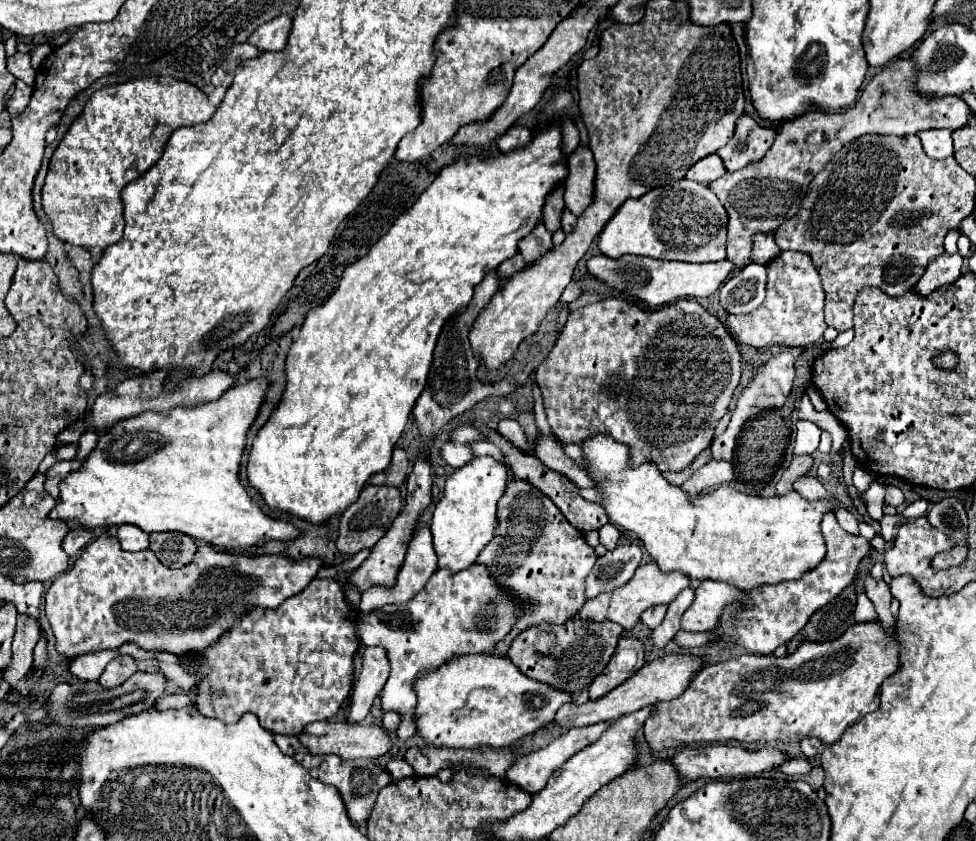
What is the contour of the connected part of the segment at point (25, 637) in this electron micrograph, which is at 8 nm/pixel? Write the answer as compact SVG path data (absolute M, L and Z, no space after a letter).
M18 614L18 626L12 644L14 656L8 668L2 672L2 680L8 682L10 686L16 686L32 666L32 650L38 642L38 634L40 634L40 622L34 616Z

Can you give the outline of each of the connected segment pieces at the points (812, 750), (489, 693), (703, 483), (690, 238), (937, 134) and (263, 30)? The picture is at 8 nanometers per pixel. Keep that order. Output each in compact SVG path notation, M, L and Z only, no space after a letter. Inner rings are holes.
M804 738L800 744L800 750L804 752L806 758L814 758L818 754L818 748L822 746L822 742L818 738Z
M468 654L468 656L452 656L440 668L420 670L414 682L414 692L418 696L418 704L414 708L414 724L416 732L432 746L448 746L448 748L504 748L514 744L516 740L534 734L538 728L548 726L554 720L556 710L572 702L574 694L558 692L548 684L540 684L528 676L524 676L508 656L492 656L492 654Z
M712 460L712 462L708 462L706 466L702 466L700 470L696 470L696 472L682 484L682 488L684 488L688 494L700 494L700 492L704 492L704 490L718 488L718 486L730 482L732 478L734 478L734 464L732 464L732 462Z
M684 178L676 184L654 188L636 200L626 200L598 234L598 248L602 254L612 258L620 258L624 254L640 254L688 263L718 262L726 260L726 222L728 214L724 214L724 206L714 196L714 192L704 188L704 184Z
M924 130L918 134L924 146L924 152L934 160L944 160L954 156L952 132L950 130Z
M278 16L268 24L262 24L252 32L248 42L260 50L280 50L288 42L288 34L292 30L290 16Z

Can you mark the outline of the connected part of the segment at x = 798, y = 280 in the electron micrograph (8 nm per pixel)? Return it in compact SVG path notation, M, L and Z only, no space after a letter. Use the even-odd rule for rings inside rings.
M788 250L768 264L768 284L764 304L760 304L760 308L756 308L746 316L726 314L722 322L738 346L768 348L772 344L786 344L806 348L814 344L818 338L822 338L826 330L822 308L824 308L824 290L810 256L806 252Z

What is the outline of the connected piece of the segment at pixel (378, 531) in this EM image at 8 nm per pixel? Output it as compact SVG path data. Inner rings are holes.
M368 484L360 492L360 498L350 508L346 508L344 516L340 516L340 532L336 540L338 552L344 556L354 556L364 548L372 548L388 532L400 510L402 510L402 496L398 488Z

